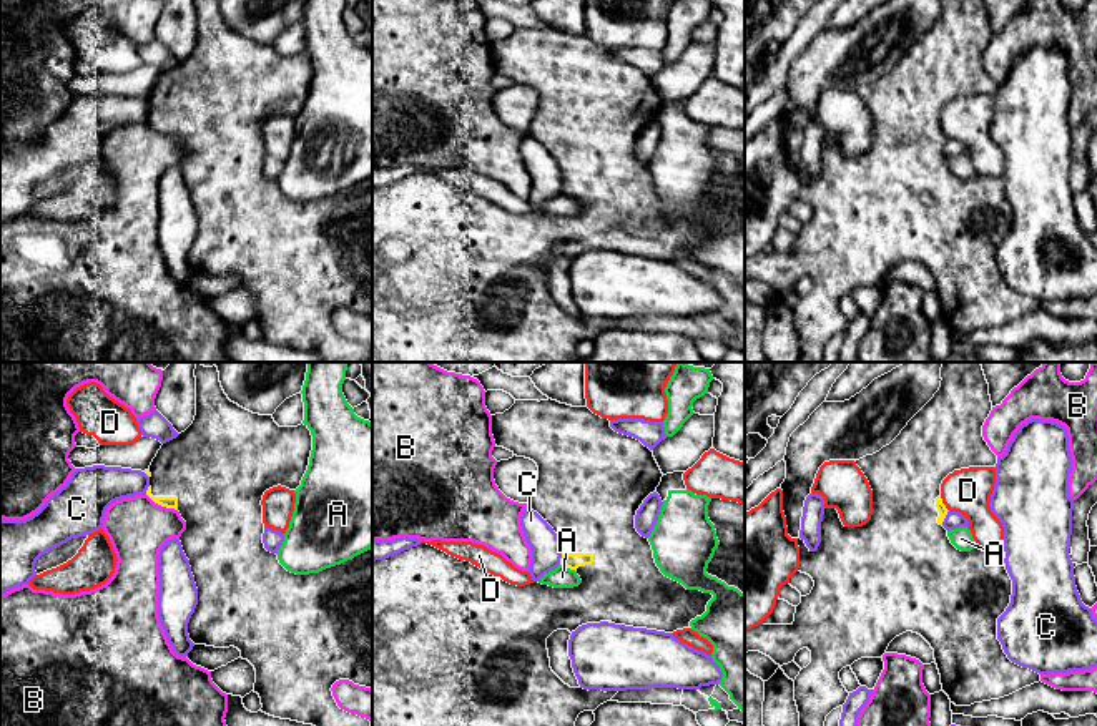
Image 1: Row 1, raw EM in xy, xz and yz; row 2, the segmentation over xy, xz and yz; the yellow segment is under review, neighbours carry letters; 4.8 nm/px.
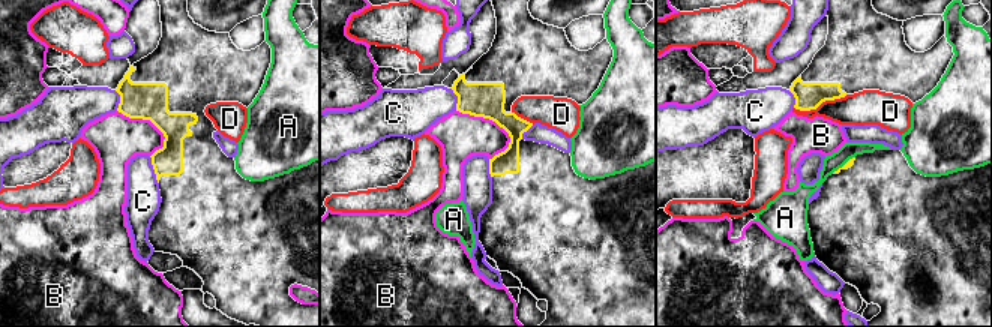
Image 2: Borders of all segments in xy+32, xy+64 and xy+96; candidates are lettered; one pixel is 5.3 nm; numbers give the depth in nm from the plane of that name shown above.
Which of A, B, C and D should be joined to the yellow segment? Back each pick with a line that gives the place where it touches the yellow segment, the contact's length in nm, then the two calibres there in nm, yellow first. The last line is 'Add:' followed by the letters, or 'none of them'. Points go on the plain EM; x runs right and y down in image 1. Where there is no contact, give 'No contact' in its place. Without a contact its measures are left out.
Add: none of them

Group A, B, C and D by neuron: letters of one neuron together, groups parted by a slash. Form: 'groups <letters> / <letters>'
groups A / B / C / D

